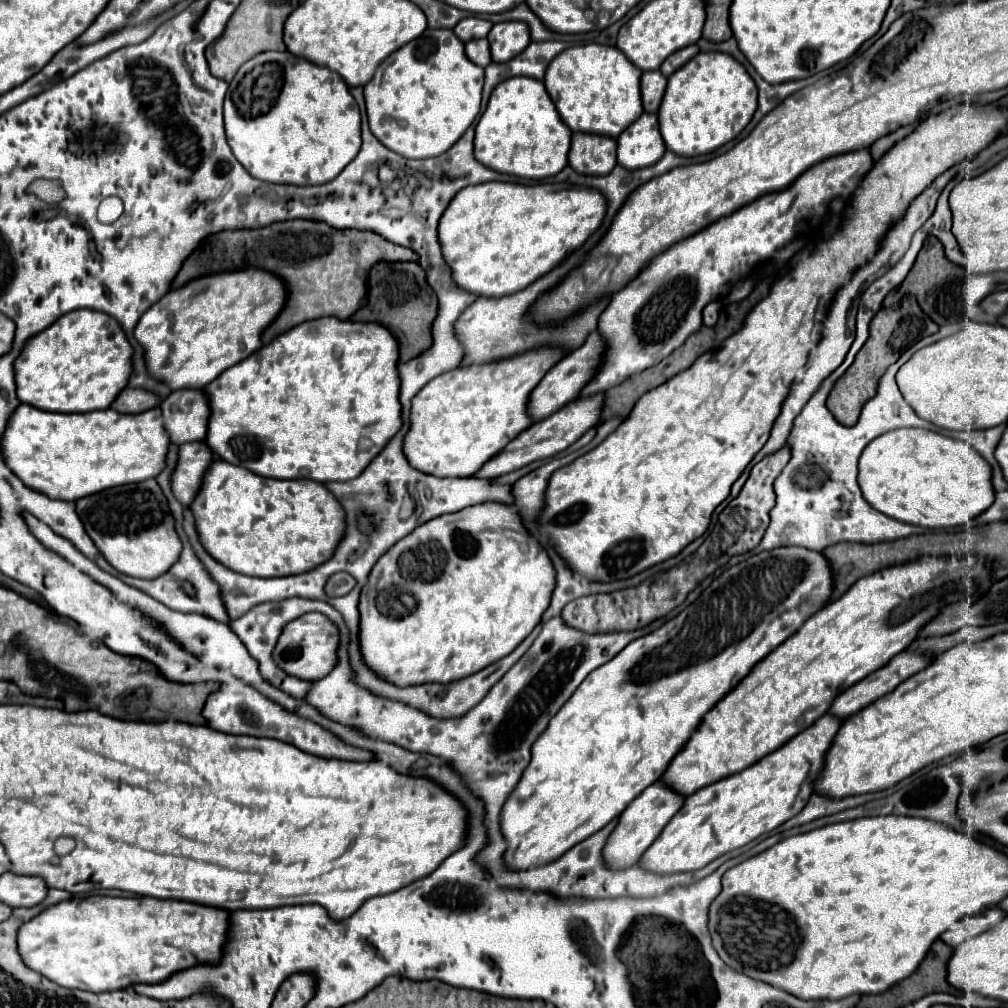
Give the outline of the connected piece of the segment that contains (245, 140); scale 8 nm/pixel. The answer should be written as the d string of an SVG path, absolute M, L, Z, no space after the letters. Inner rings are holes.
M263 52L255 58L251 58L251 62L245 62L237 70L235 78L229 84L229 90L225 96L225 132L227 132L227 142L233 150L233 156L243 164L243 168L253 178L263 180L263 182L271 182L271 184L297 184L297 186L309 184L311 186L311 184L325 184L325 182L333 180L357 156L357 152L361 148L361 114L359 114L355 98L349 94L347 84L333 70L317 66L305 58L297 58L291 52Z

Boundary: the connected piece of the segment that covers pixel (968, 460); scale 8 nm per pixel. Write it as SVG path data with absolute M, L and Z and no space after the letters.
M897 428L869 442L859 458L859 486L863 498L879 512L923 528L963 526L987 510L995 498L991 466L967 442L923 428Z

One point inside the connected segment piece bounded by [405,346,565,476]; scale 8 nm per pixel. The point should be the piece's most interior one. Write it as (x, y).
(460, 420)

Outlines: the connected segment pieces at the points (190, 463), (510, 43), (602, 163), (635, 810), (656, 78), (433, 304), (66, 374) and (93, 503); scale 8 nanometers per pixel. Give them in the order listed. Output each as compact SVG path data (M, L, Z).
M187 442L179 446L179 464L173 474L173 494L183 506L189 506L203 482L205 472L213 464L213 450L207 442Z
M501 22L491 28L487 40L491 46L491 60L501 64L521 54L531 42L531 36L525 22Z
M575 132L569 150L569 166L581 174L609 174L615 168L615 138Z
M657 780L655 784L651 784L647 790L643 790L621 814L617 828L613 830L613 834L607 840L607 846L603 850L603 856L607 858L607 862L613 868L627 868L631 864L635 864L643 852L651 846L651 842L655 842L655 838L661 834L661 830L667 826L669 818L675 816L679 812L679 808L683 806L685 798L679 798L679 794L675 794L675 790L667 790L667 786L663 786L661 780Z
M659 70L643 72L641 76L641 94L643 94L643 108L645 112L657 112L661 98L665 94L667 78Z
M379 262L369 274L369 286L373 286L375 292L369 292L367 306L363 306L351 320L377 322L385 326L399 340L401 362L409 362L411 358L417 358L429 350L433 342L431 326L437 318L439 304L433 288L427 284L425 270L417 262Z
M75 310L33 336L15 362L21 402L49 412L93 412L109 408L129 384L133 346L115 318L97 310Z
M155 480L109 488L81 498L77 500L77 514L107 562L123 574L157 578L179 560L183 544L175 530L175 518L169 510L167 498Z

